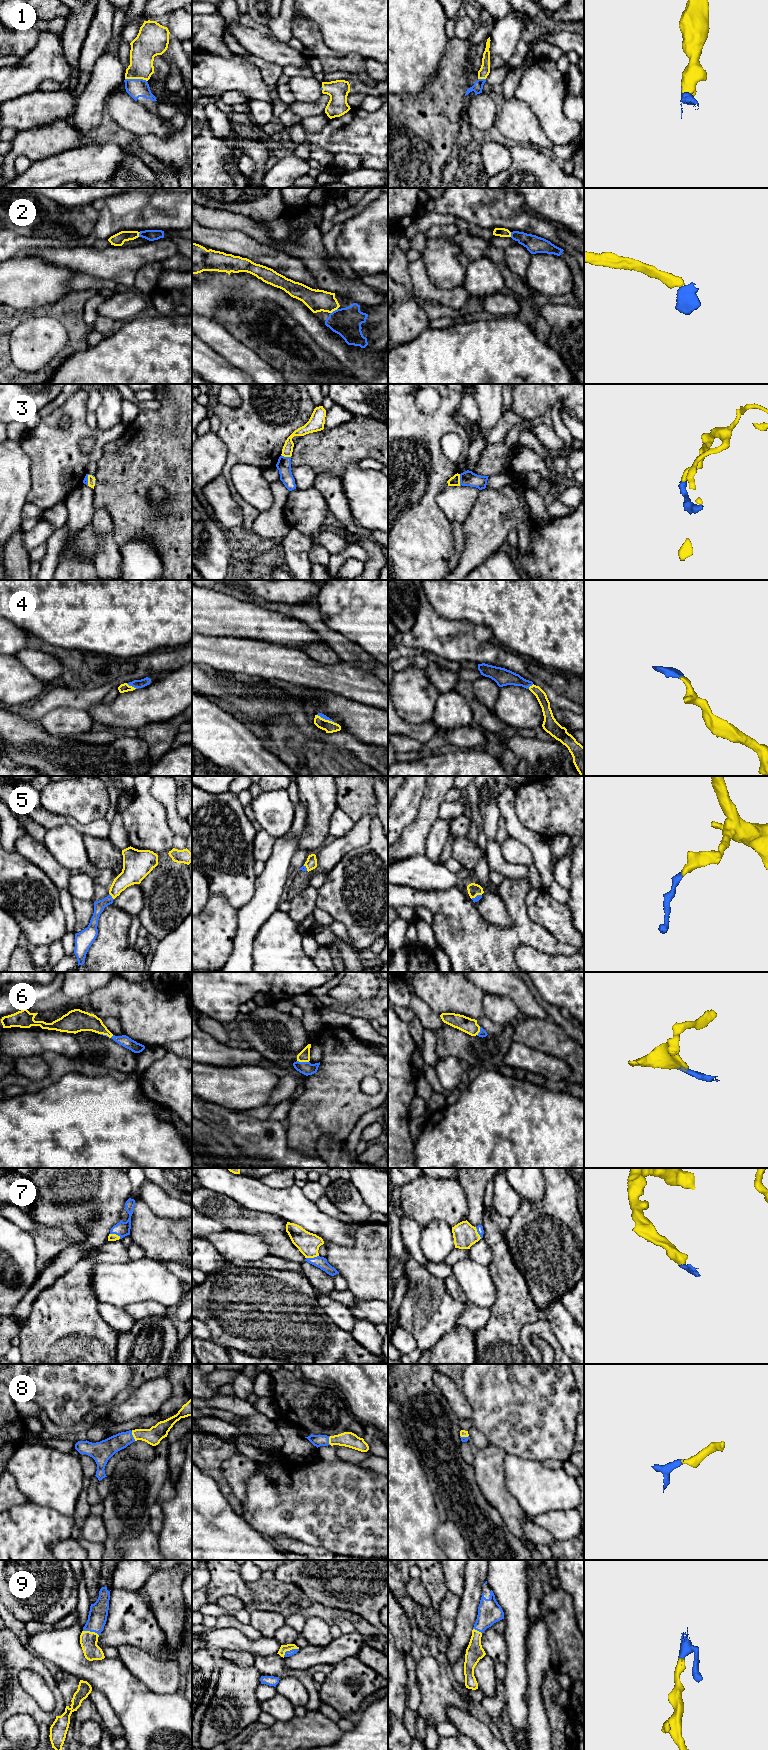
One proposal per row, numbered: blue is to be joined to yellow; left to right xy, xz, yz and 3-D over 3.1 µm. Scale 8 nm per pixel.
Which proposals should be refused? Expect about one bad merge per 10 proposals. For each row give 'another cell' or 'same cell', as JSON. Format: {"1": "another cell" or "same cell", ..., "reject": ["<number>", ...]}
{"1": "same cell", "2": "same cell", "3": "same cell", "4": "same cell", "5": "same cell", "6": "same cell", "7": "same cell", "8": "same cell", "9": "same cell", "reject": []}

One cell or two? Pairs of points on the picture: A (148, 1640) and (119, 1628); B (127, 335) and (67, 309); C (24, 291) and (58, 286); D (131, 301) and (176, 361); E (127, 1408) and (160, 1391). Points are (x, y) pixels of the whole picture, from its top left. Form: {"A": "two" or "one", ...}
{"A": "one", "B": "two", "C": "one", "D": "two", "E": "one"}

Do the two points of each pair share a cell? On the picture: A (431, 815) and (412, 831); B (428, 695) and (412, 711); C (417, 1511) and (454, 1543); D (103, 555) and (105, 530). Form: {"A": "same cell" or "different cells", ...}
{"A": "same cell", "B": "same cell", "C": "different cells", "D": "same cell"}

